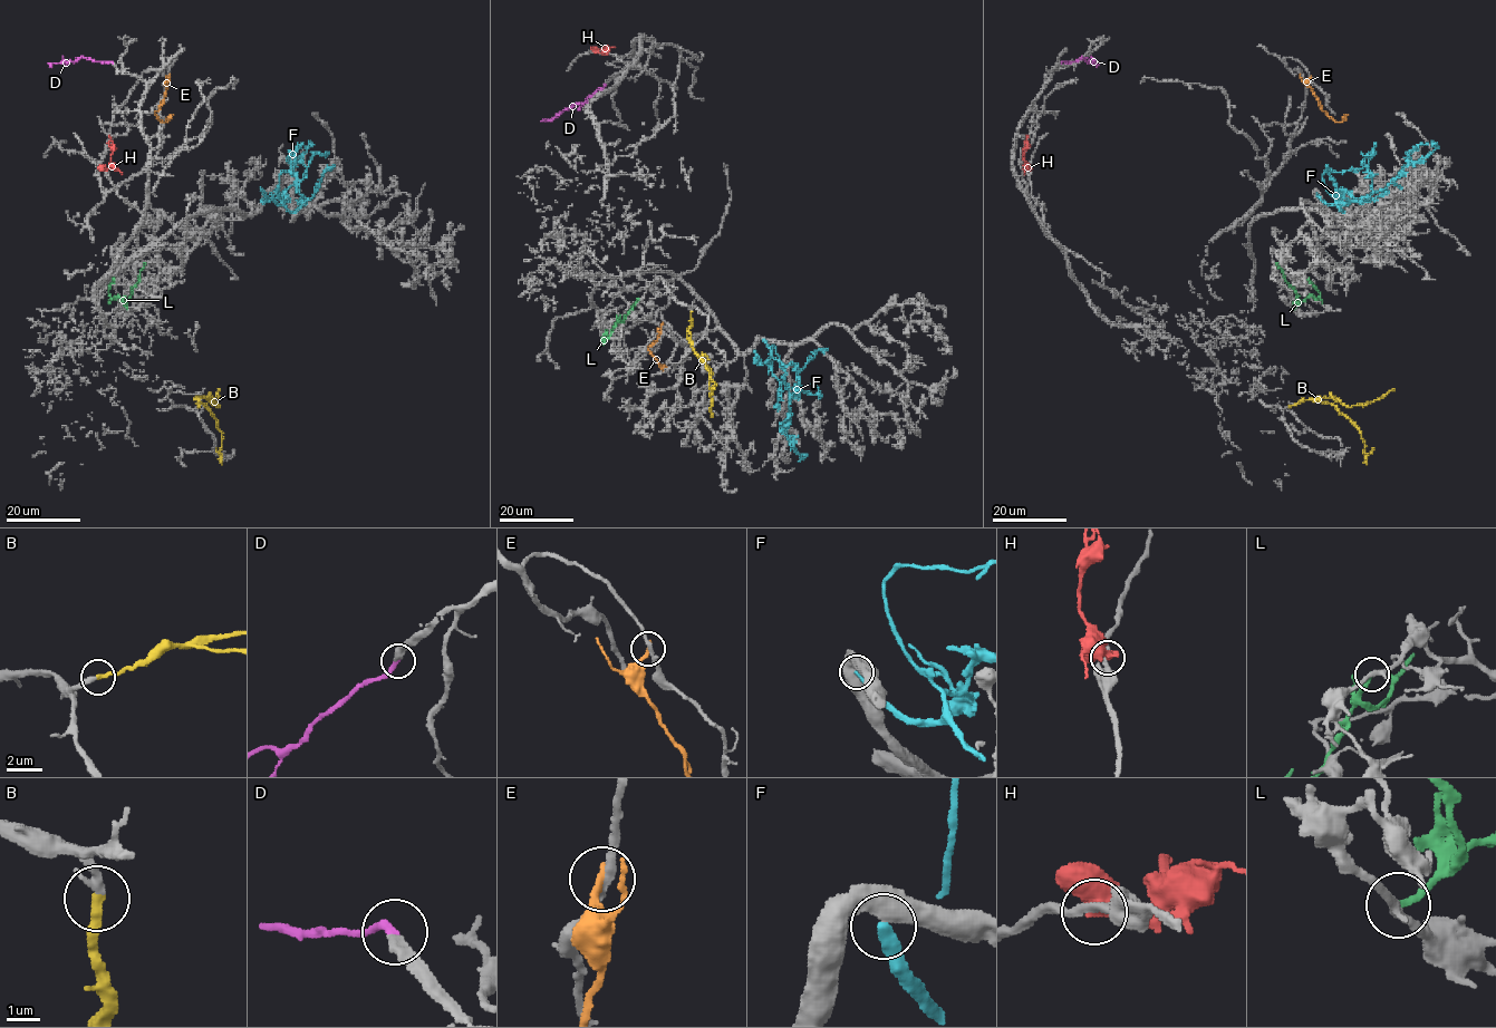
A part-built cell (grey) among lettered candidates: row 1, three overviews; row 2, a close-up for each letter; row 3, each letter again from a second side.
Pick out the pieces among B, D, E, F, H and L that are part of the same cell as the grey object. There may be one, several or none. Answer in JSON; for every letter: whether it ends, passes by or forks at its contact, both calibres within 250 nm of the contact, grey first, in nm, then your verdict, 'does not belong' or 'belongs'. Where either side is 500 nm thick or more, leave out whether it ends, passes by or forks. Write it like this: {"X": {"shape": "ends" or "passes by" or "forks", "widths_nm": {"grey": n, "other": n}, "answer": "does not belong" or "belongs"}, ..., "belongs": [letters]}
{"B": {"shape": "ends", "widths_nm": {"grey": 320, "other": 300}, "answer": "belongs"}, "D": {"shape": "ends", "widths_nm": {"grey": 340, "other": 280}, "answer": "belongs"}, "E": {"shape": "ends", "widths_nm": {"grey": 240, "other": 240}, "answer": "does not belong"}, "F": {"widths_nm": {"grey": 500, "other": 340}, "answer": "does not belong"}, "H": {"shape": "passes by", "widths_nm": {"grey": 260, "other": 400}, "answer": "does not belong"}, "L": {"shape": "ends", "widths_nm": {"grey": 260, "other": 240}, "answer": "does not belong"}, "belongs": ["B", "D"]}

